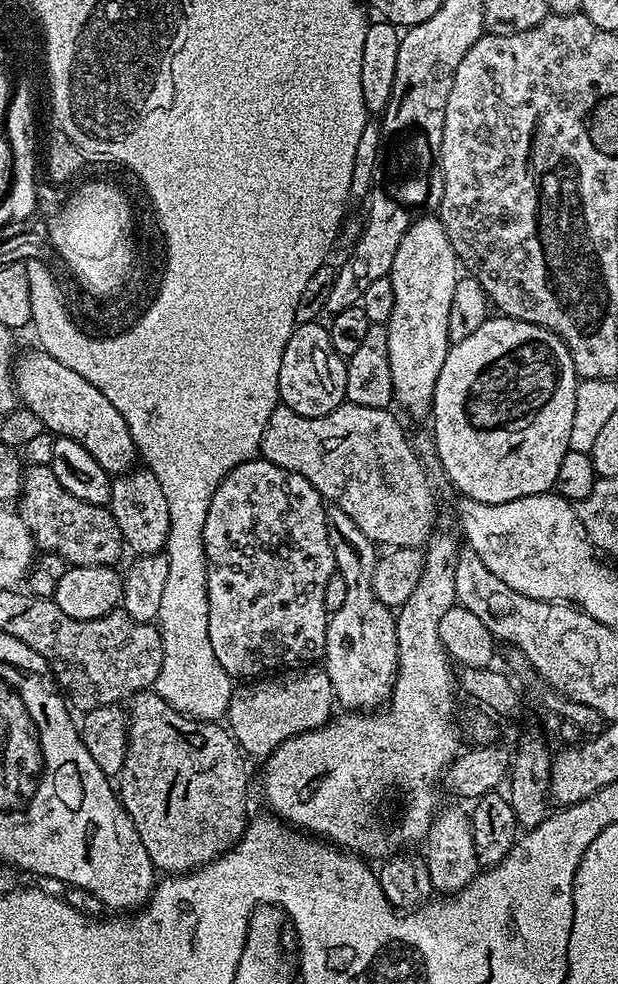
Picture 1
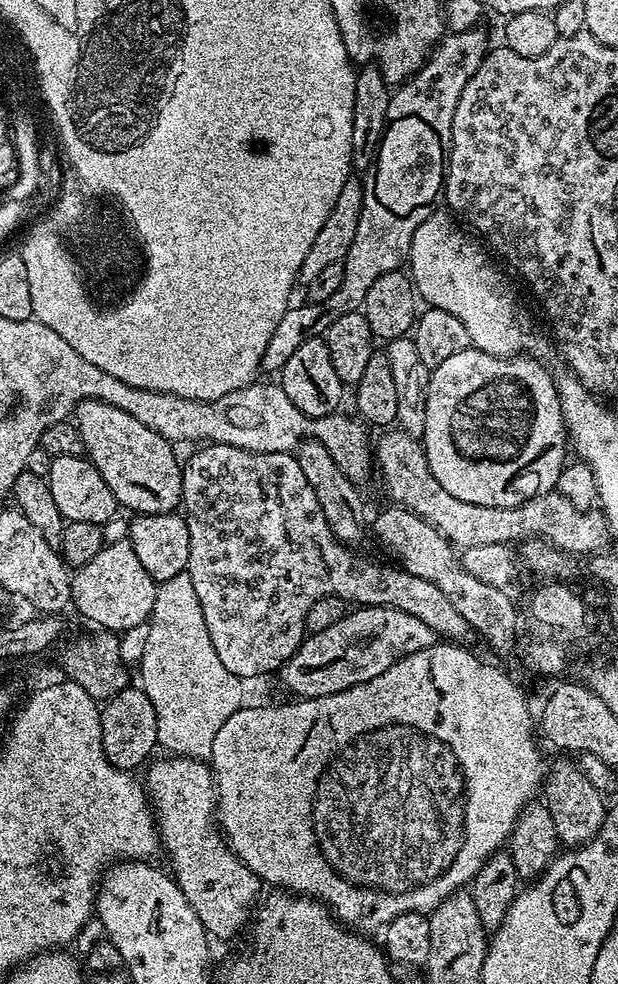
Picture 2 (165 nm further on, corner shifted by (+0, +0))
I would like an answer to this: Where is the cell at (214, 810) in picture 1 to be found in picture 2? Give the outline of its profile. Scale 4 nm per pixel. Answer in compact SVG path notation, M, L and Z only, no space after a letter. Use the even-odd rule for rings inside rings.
M168 754L163 758L153 759L147 765L146 795L156 818L163 851L168 851L168 860L172 863L171 875L182 894L186 894L186 902L198 914L209 937L232 940L243 928L245 931L261 895L262 882L234 855L214 823L218 813L216 780L211 767L203 759L190 756Z

